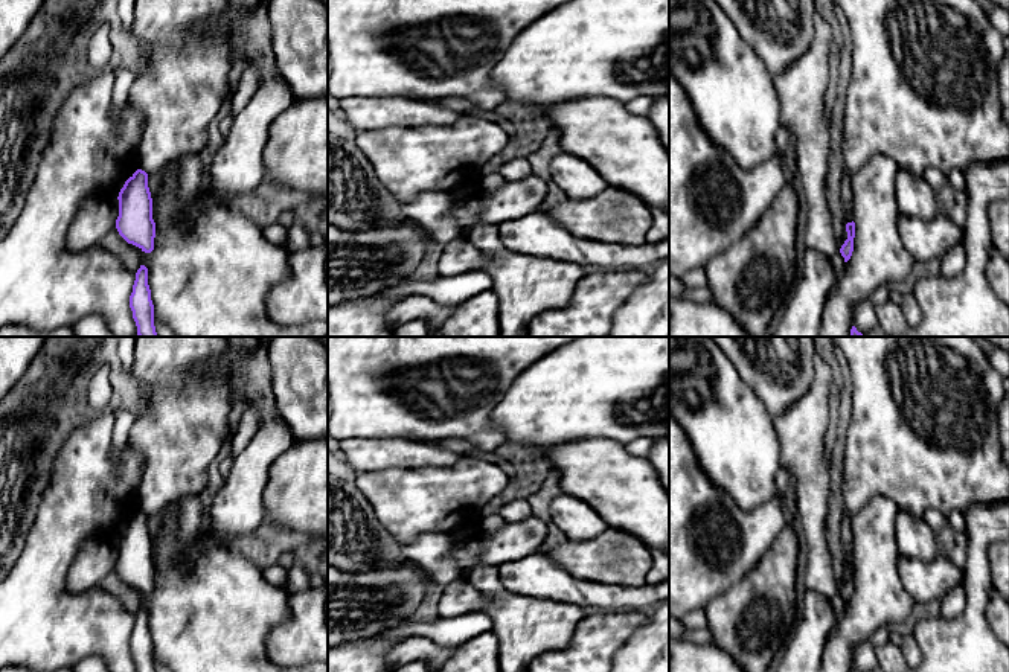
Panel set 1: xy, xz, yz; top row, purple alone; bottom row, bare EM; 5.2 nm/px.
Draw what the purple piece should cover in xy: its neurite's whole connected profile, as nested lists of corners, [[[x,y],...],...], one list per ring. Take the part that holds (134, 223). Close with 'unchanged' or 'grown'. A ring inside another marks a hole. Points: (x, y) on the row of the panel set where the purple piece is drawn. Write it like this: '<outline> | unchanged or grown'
[[[137,169],[119,192],[119,216],[116,229],[128,242],[145,253],[154,250],[155,222],[152,219],[152,198],[148,174]]] | unchanged

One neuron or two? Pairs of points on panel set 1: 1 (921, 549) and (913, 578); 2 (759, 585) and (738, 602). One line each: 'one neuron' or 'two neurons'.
1: two neurons
2: one neuron

